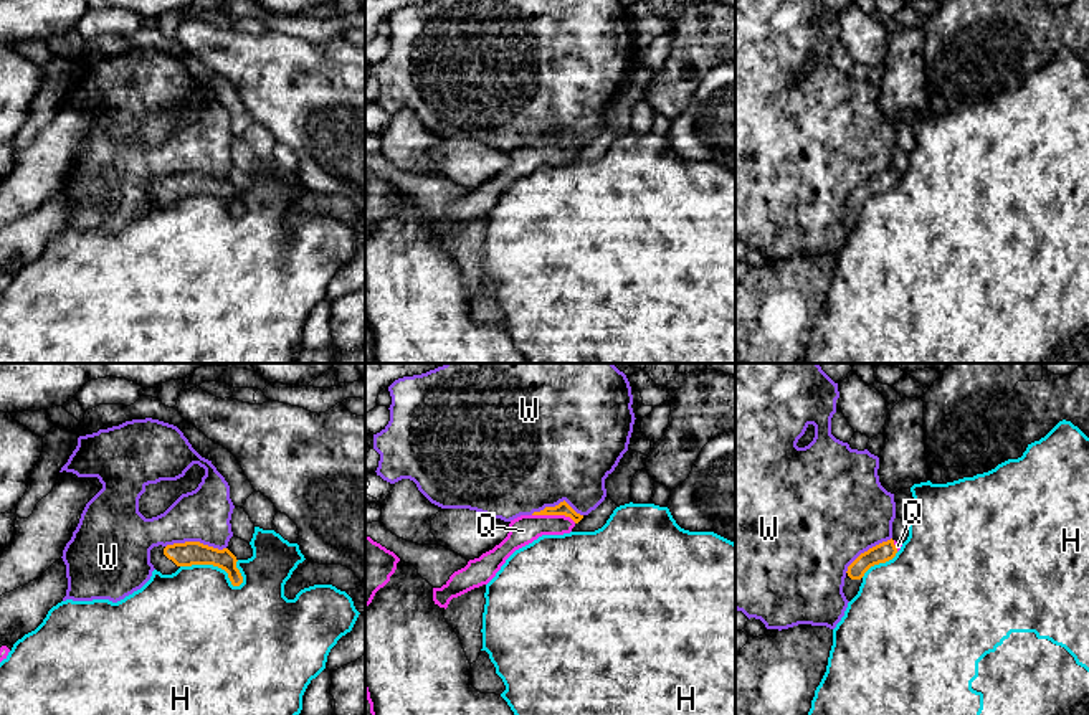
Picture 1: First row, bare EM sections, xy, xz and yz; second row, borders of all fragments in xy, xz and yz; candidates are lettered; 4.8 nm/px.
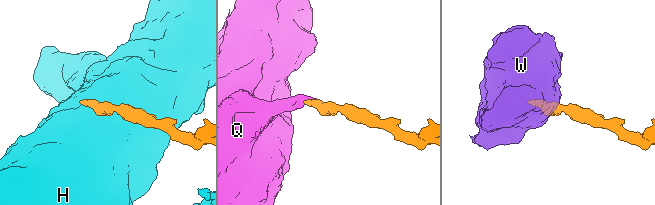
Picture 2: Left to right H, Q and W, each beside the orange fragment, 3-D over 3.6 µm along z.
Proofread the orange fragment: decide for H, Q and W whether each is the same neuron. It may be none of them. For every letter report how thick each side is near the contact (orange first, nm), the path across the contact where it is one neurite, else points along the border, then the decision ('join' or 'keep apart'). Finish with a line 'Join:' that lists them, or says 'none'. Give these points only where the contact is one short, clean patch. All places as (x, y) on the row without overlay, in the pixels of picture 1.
H: calibres 120 and 440 nm; border xy (180, 195), (217, 195), (233, 215), (243, 212); keep apart
Q: calibres 60 and 140 nm; way xz (562, 139), (554, 144), (546, 152), (523, 160); join
W: calibres 120 and 260 nm; keep apart
Join: Q

